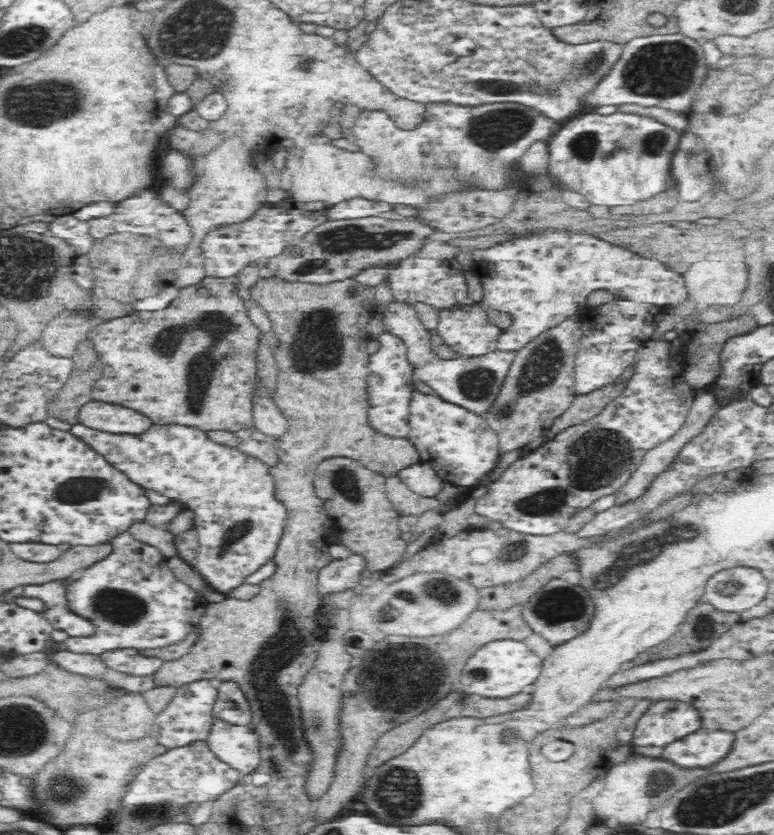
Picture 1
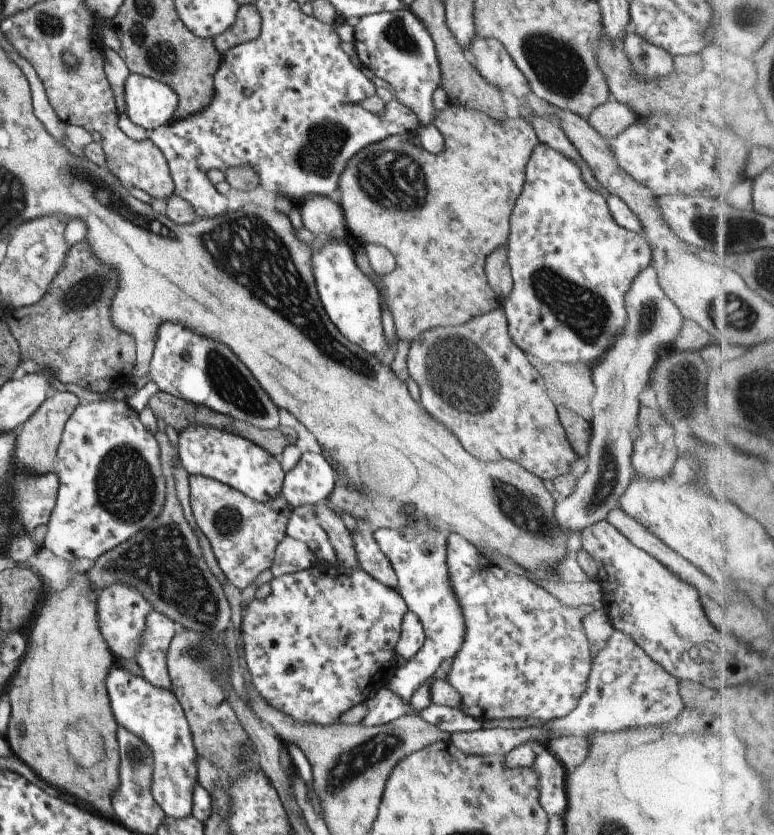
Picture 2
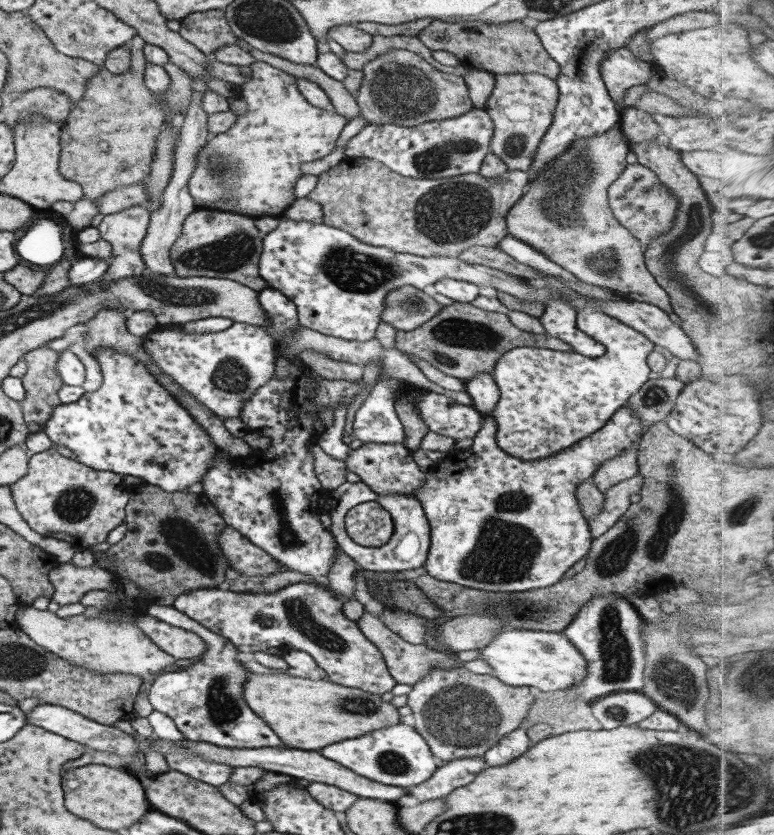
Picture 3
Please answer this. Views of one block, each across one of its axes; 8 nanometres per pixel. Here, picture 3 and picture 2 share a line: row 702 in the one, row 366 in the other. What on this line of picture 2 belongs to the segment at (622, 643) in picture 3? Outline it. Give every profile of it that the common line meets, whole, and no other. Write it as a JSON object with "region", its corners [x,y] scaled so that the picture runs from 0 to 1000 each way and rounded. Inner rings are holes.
{"region":[[[694,171],[689,176],[687,183],[683,186],[678,198],[672,232],[668,234],[663,249],[658,255],[656,290],[652,295],[655,297],[654,310],[659,319],[659,329],[661,331],[661,346],[647,362],[647,368],[654,378],[659,408],[676,424],[686,424],[686,426],[691,426],[699,434],[709,436],[714,434],[753,434],[757,438],[764,440],[771,430],[776,429],[776,423],[782,418],[786,418],[789,408],[801,399],[804,388],[809,382],[807,371],[805,370],[807,351],[823,328],[840,317],[842,307],[840,295],[832,283],[800,271],[792,263],[783,243],[786,234],[776,225],[774,225],[774,229],[762,226],[762,223],[752,212],[749,199],[740,190],[734,190],[730,186],[709,177],[702,171]]]}

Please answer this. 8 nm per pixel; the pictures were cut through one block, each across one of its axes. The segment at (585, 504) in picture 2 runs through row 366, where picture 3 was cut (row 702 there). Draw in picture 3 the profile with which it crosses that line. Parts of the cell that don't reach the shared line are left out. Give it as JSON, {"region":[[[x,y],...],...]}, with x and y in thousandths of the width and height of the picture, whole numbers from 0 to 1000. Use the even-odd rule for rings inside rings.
{"region":[[[802,828],[761,842],[765,856],[779,874],[823,867],[849,850],[845,841],[824,828]]]}

